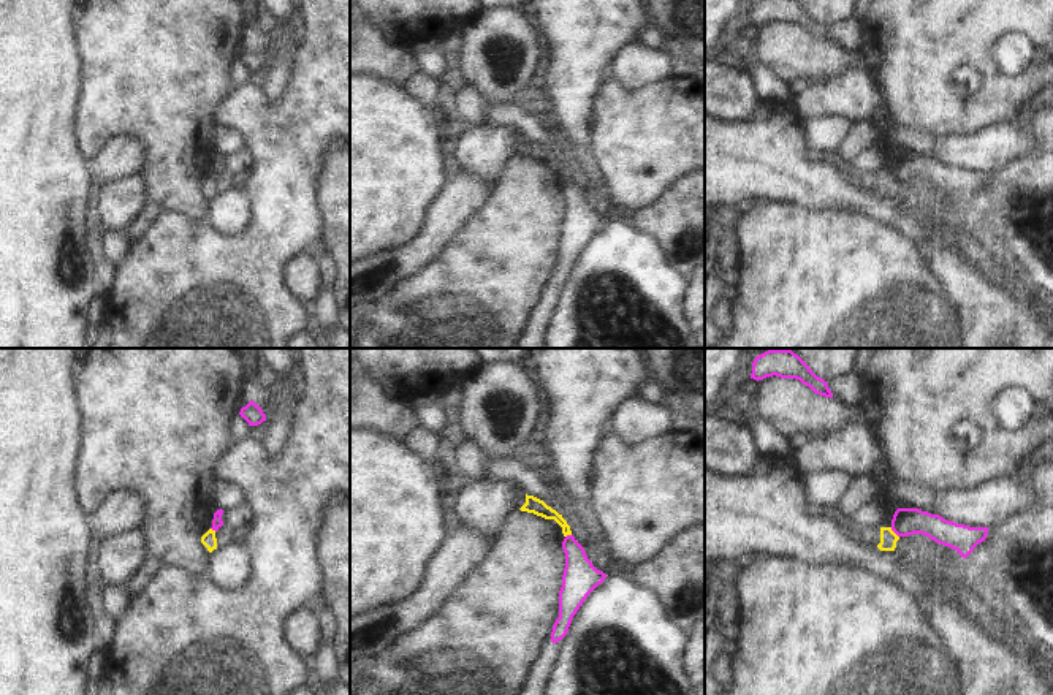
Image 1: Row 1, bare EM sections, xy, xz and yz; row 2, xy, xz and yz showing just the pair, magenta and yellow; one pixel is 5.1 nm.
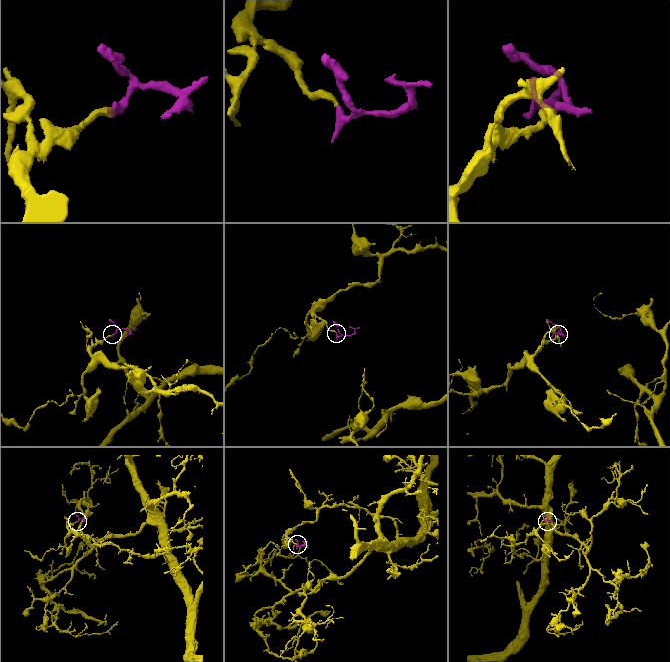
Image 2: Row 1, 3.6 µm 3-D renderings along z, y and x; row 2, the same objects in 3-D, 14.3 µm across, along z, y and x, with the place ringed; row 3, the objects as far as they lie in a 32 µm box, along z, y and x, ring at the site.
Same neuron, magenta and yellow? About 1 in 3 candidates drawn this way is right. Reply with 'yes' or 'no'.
no

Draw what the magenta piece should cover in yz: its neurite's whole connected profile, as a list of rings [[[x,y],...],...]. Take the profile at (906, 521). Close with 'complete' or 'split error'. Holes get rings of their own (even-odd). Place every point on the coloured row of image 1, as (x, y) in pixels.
[[[898,508],[891,519],[891,530],[898,537],[914,534],[926,535],[939,545],[956,549],[964,559],[979,543],[985,541],[988,535],[988,527],[956,524],[918,508]]]; complete

